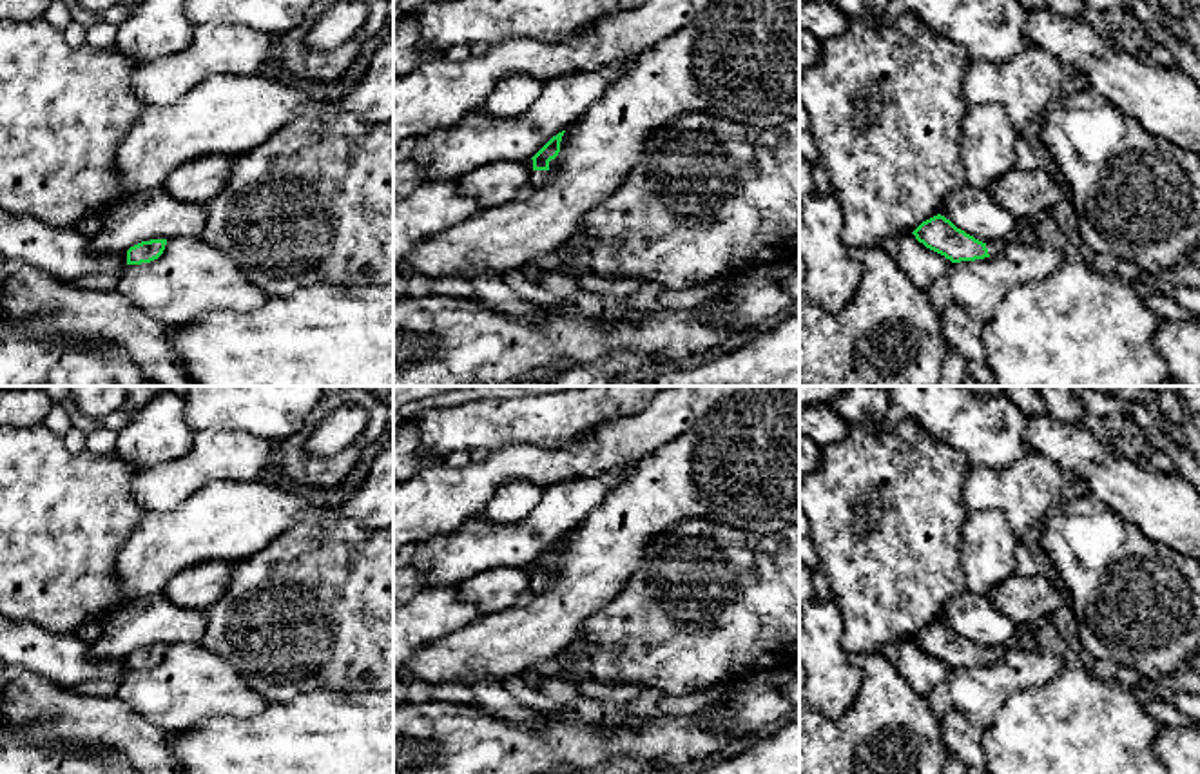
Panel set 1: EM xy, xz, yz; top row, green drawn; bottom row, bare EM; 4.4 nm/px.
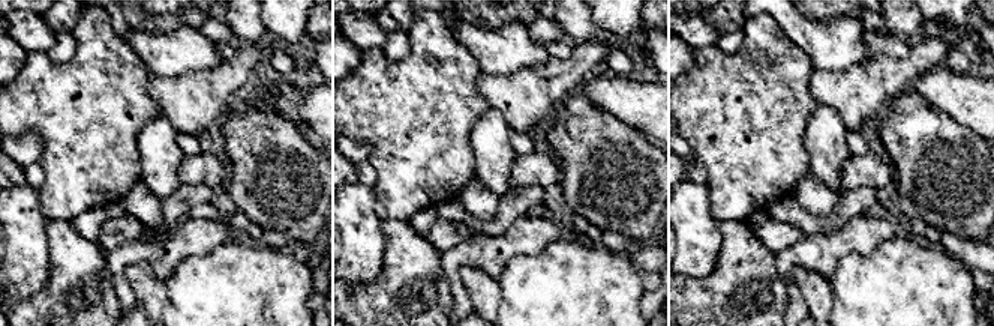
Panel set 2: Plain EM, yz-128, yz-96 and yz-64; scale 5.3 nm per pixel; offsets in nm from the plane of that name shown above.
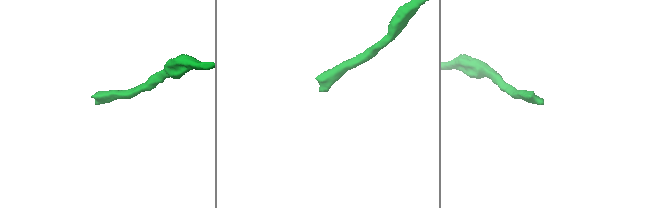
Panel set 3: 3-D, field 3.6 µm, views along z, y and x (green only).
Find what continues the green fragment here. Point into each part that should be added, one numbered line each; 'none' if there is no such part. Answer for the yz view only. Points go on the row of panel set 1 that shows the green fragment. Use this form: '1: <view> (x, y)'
1: yz (1025, 229)

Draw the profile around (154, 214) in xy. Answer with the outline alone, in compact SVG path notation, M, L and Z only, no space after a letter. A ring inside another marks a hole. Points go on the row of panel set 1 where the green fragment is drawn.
M158 187L107 210L102 216L102 230L91 239L91 248L96 254L127 254L141 241L201 237L207 216L207 205L185 203Z

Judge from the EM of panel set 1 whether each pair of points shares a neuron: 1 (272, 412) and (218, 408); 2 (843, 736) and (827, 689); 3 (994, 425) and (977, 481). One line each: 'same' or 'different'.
1: same
2: different
3: different

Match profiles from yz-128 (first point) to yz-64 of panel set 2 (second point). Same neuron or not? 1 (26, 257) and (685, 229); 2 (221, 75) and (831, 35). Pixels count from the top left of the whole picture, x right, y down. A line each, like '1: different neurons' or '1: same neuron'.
1: same neuron
2: different neurons

